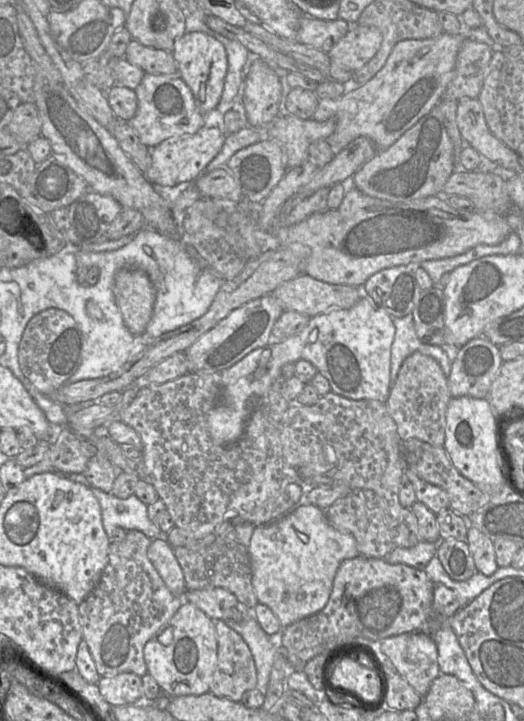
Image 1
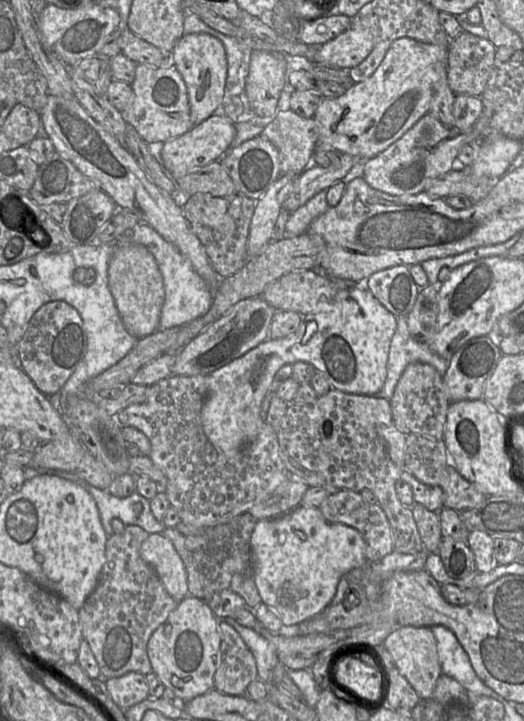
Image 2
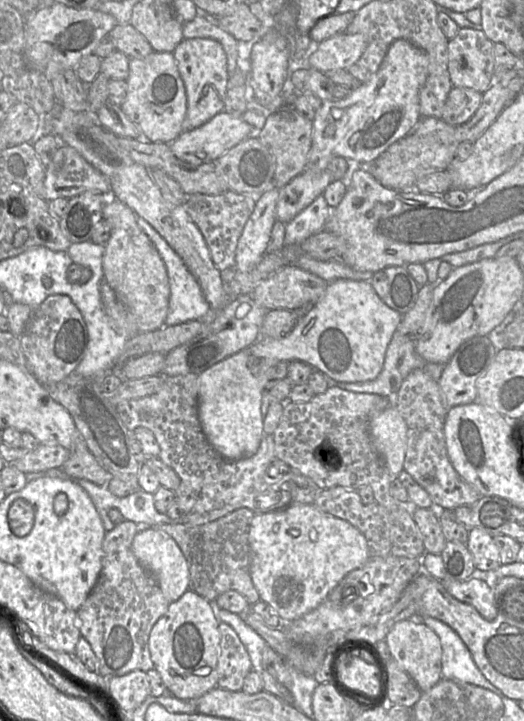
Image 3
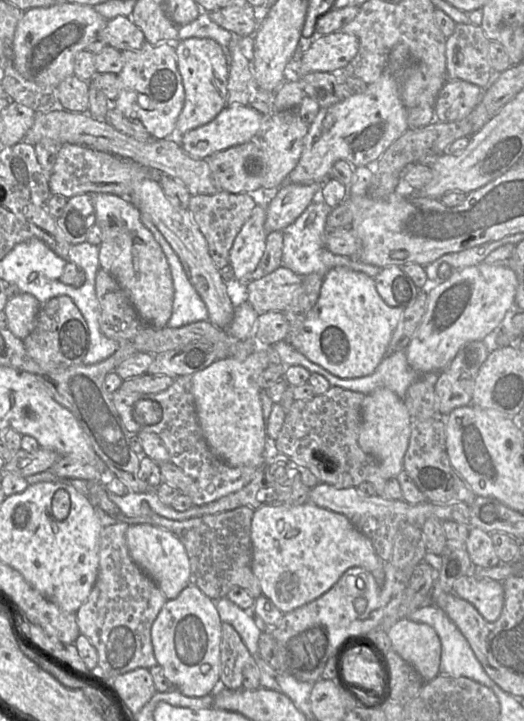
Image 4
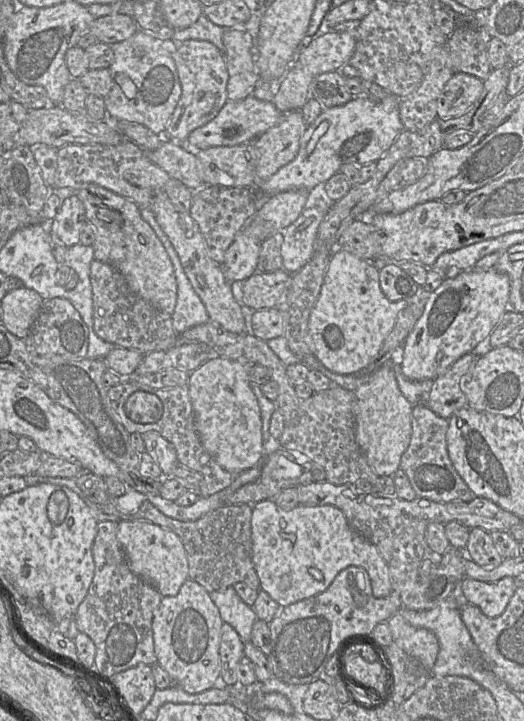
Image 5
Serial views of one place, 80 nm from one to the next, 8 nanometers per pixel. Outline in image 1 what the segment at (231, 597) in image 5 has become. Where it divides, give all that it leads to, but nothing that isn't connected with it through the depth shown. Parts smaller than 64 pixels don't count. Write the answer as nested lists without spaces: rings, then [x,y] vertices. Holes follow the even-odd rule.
[[[238,603],[236,608],[243,613],[243,621],[237,623],[230,619],[225,623],[239,633],[247,643],[255,661],[257,688],[266,695],[275,657],[279,652],[277,638],[269,636],[261,628],[256,618],[255,608],[249,608],[241,603]]]

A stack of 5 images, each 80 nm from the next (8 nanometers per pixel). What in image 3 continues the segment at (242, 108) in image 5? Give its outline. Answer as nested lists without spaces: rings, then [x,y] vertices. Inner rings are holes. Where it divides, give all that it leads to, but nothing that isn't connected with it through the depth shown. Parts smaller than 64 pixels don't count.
[[[221,111],[200,127],[183,131],[169,145],[179,160],[197,167],[216,161],[251,135],[252,127],[242,116]]]

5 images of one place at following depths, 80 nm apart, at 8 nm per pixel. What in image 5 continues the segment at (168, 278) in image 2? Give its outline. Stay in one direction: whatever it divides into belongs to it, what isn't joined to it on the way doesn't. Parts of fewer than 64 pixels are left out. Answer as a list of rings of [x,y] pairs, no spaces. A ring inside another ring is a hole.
[[[140,208],[140,213],[143,220],[151,226],[159,240],[162,242],[175,270],[177,281],[177,302],[172,315],[172,322],[175,331],[180,335],[194,326],[210,321],[204,303],[193,289],[191,282],[182,267],[177,252],[156,221],[154,213],[149,208]]]

